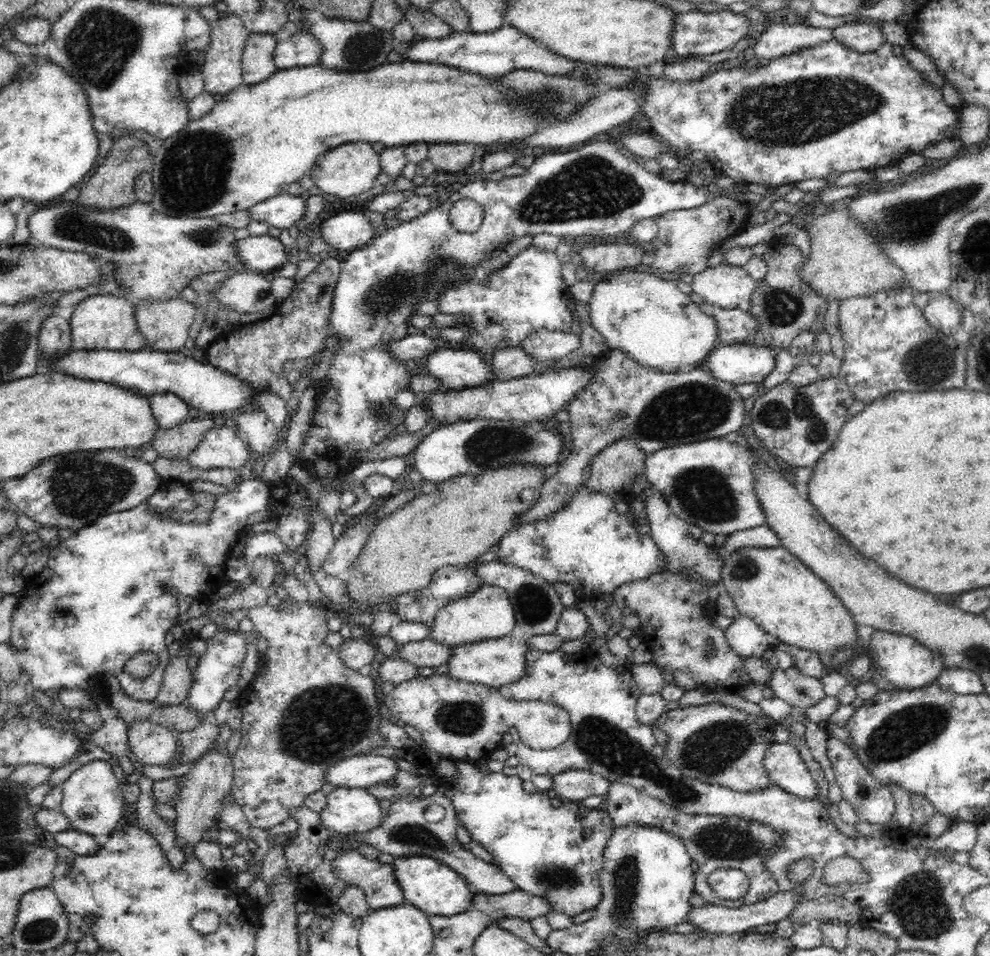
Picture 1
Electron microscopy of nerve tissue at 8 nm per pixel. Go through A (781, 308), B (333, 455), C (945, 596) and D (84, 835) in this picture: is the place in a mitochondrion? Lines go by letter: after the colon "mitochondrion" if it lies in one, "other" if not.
A: mitochondrion
B: other
C: other
D: other

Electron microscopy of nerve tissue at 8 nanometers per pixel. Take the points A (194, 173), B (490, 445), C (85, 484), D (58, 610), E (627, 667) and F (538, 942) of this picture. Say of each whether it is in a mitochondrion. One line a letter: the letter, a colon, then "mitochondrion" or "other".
A: mitochondrion
B: mitochondrion
C: mitochondrion
D: mitochondrion
E: other
F: other

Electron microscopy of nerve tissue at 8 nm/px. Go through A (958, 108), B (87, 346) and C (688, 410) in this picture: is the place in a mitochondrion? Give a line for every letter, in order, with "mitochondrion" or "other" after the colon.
A: other
B: other
C: mitochondrion

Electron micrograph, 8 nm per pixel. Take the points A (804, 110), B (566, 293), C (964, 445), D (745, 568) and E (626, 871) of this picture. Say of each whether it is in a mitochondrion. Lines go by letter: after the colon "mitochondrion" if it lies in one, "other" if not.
A: mitochondrion
B: other
C: other
D: mitochondrion
E: mitochondrion

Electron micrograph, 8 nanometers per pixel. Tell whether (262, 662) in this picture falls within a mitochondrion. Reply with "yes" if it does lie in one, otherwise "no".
no

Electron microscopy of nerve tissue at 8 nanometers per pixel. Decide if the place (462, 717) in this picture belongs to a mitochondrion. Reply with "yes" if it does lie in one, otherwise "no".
yes

